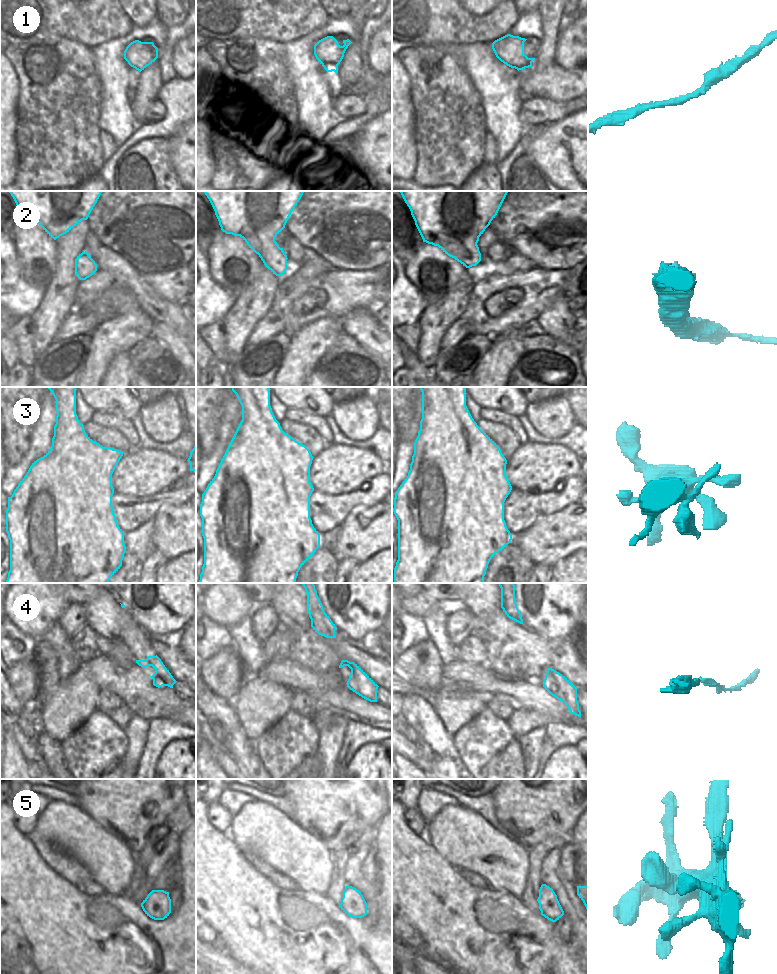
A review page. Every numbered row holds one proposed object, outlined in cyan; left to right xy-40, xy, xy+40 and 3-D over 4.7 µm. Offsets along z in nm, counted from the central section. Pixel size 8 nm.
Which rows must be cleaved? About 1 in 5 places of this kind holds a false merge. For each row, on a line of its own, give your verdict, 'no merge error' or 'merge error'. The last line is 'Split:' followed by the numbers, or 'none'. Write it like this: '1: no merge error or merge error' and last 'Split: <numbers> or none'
1: no merge error
2: no merge error
3: no merge error
4: no merge error
5: no merge error
Split: none

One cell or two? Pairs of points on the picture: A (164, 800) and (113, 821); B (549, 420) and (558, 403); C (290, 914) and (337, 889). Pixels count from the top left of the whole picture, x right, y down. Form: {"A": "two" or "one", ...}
{"A": "one", "B": "one", "C": "two"}

